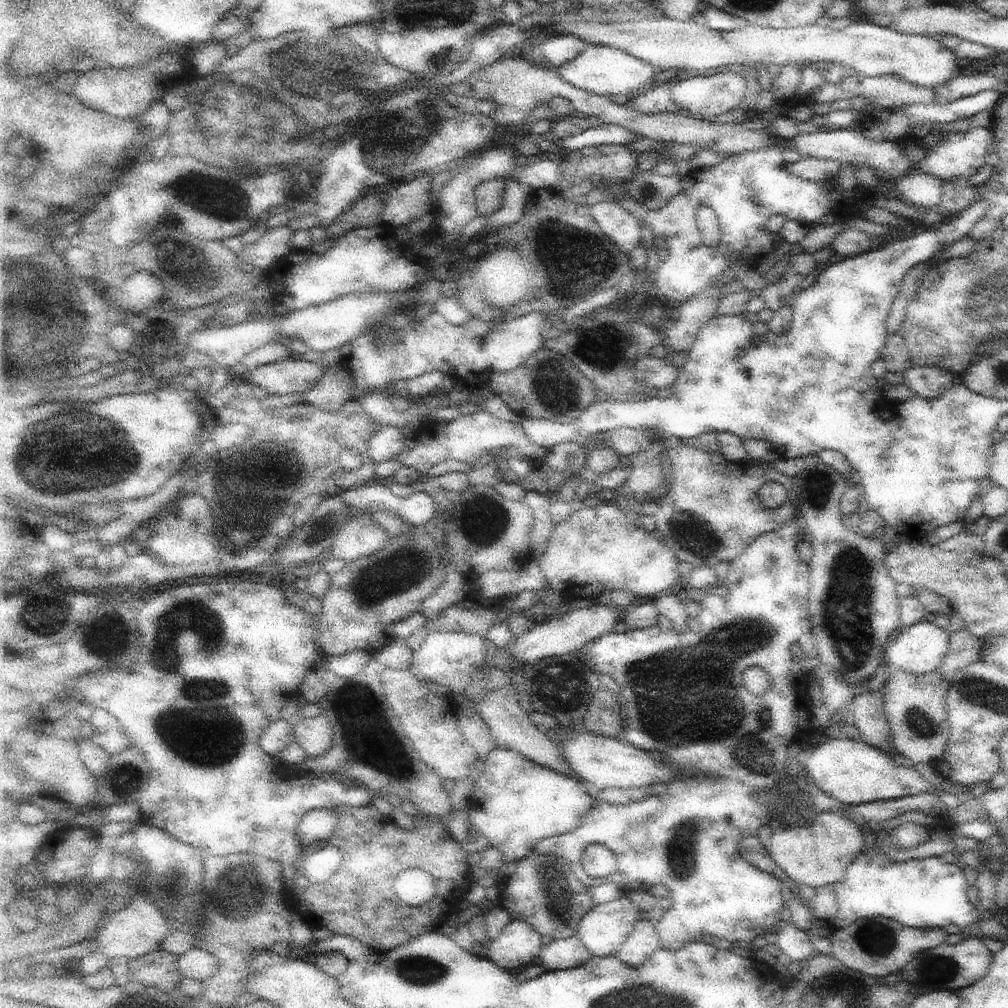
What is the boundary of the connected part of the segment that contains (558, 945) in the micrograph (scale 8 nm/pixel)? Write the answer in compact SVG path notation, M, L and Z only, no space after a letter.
M577 936L552 940L543 947L539 954L548 971L573 969L582 966L592 956L593 954Z

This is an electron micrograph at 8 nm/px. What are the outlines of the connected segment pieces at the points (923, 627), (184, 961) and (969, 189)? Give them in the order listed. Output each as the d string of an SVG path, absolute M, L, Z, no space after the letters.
M927 618L900 629L885 647L885 664L891 669L900 668L915 675L925 675L934 672L943 663L949 651L949 632L932 623Z
M194 949L179 956L177 965L184 977L200 982L213 977L221 966L217 956L204 949Z
M956 177L943 182L941 206L951 214L964 212L980 194L980 189L968 179Z

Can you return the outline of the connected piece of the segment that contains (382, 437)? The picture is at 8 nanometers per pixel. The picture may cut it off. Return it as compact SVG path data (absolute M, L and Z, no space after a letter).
M381 425L380 430L370 439L369 455L376 463L399 459L400 454L408 450L409 443L398 428Z

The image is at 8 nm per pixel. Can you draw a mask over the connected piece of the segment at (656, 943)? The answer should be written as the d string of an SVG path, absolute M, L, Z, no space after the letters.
M640 919L632 934L626 939L617 957L628 966L640 968L660 947L661 942L655 927L655 922Z

